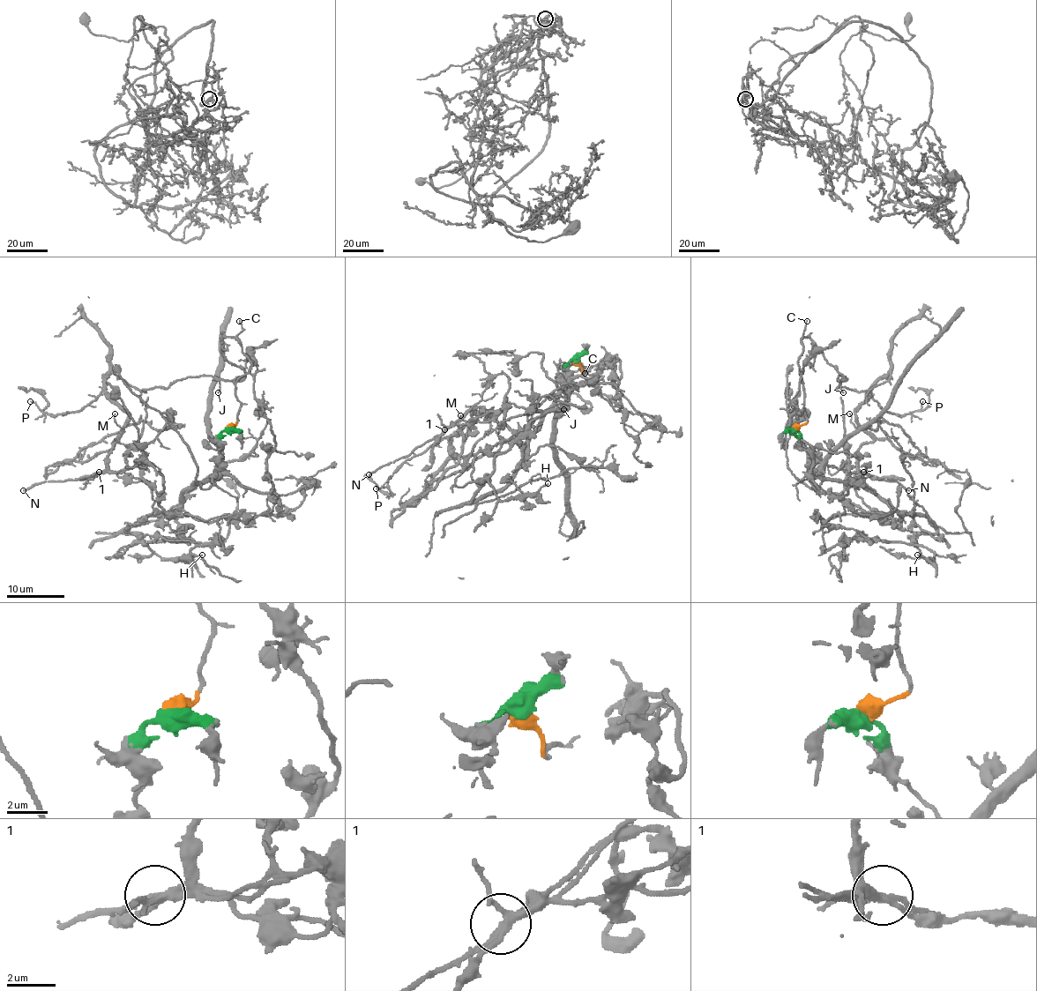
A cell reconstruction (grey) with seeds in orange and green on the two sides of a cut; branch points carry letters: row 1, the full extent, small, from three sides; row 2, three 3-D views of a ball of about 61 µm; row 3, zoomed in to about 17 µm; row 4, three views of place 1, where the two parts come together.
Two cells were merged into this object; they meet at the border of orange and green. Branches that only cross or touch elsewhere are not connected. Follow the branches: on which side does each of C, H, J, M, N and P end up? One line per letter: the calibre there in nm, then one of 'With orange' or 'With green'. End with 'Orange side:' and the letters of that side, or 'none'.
C: Thickness 100 nm. With orange
H: Thickness 110 nm. With green
J: Thickness 100 nm. With orange
M: Thickness 80 nm. With orange
N: Thickness 190 nm. With orange
P: Thickness 90 nm. With orange
Orange side: C, J, M, N, P

